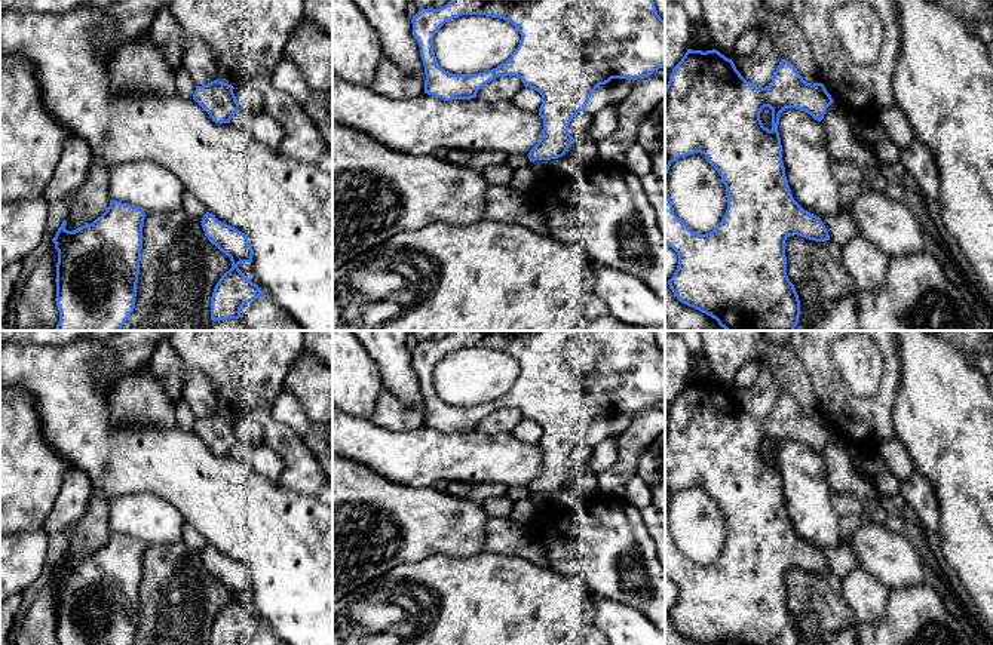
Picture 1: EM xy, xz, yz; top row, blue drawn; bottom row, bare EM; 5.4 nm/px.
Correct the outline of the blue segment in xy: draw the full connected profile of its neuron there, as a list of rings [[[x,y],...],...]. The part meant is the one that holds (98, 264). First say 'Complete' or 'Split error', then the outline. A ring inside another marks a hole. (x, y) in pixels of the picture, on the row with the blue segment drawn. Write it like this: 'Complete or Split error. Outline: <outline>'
Complete. Outline: [[[111,200],[92,224],[68,231],[67,221],[62,221],[52,239],[58,251],[55,301],[59,311],[53,331],[122,329],[135,308],[144,219],[141,208]]]

